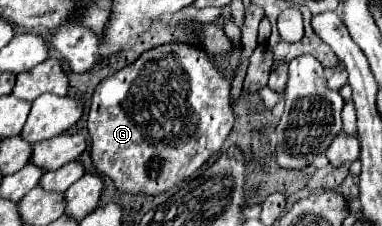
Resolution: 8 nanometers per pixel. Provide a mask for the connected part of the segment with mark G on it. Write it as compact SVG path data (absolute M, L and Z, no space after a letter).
M169 43L145 51L121 71L105 77L93 93L87 129L91 137L91 163L95 171L109 177L119 191L129 195L155 197L173 189L199 171L213 155L217 155L229 137L233 127L229 89L231 83L213 65L205 49L189 43Z

